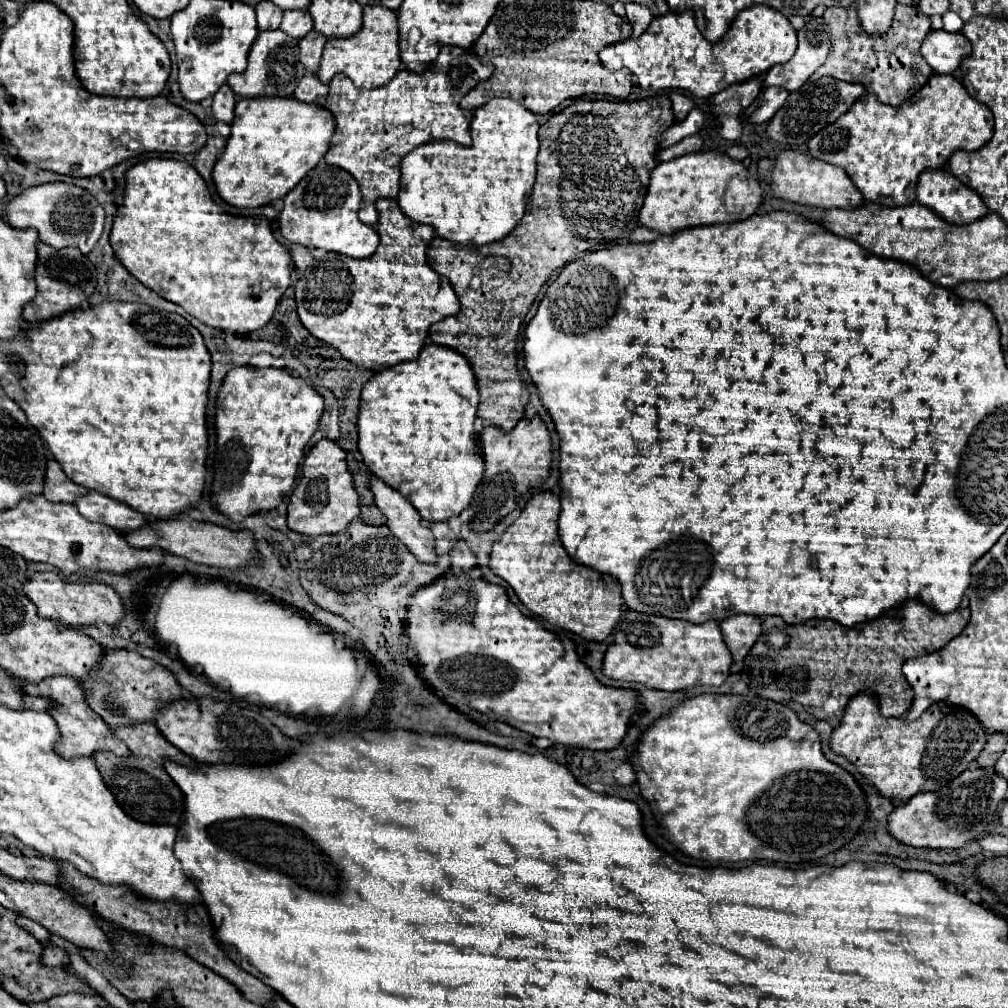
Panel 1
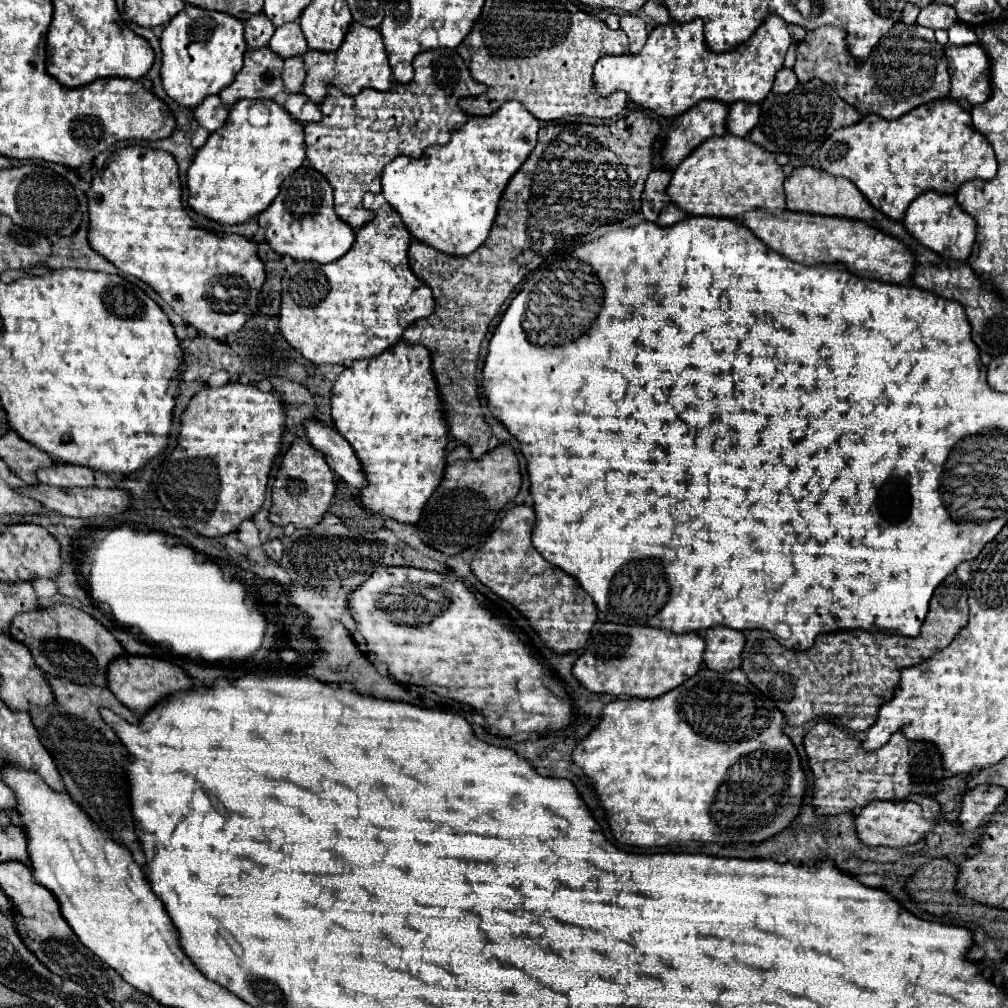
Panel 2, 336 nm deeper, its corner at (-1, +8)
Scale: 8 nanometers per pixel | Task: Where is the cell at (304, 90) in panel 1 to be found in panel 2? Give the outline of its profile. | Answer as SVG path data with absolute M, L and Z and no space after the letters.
M288 95L284 109L292 115L292 119L296 119L298 123L306 125L306 123L314 123L320 121L320 107L316 103L312 103L306 95Z

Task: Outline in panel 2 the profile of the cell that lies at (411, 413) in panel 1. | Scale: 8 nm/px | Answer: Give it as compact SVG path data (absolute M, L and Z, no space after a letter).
M398 341L376 357L354 361L336 377L332 385L330 413L336 431L352 445L366 475L366 485L358 489L356 495L360 505L372 513L396 519L398 523L416 523L426 501L440 485L448 445L448 425L440 419L436 383L432 383L432 371L428 371L428 349Z

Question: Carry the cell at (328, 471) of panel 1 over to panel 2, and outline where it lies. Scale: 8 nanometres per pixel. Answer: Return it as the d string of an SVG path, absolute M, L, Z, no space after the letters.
M296 439L290 445L290 449L284 453L276 479L274 479L272 507L268 515L270 523L280 527L292 523L298 529L314 527L316 523L320 523L320 519L328 511L334 497L334 487L336 487L334 473L324 461L324 457L306 439Z

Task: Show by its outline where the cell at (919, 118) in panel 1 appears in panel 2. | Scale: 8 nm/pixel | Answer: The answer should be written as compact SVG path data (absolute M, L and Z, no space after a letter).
M940 99L936 103L916 107L916 111L910 111L908 115L902 115L894 121L880 119L880 115L866 115L860 123L834 131L828 141L820 147L818 161L826 173L850 179L874 209L882 211L894 221L900 221L908 205L924 191L954 195L966 181L988 181L998 171L992 145L984 141L984 137L974 129L970 115L952 99Z

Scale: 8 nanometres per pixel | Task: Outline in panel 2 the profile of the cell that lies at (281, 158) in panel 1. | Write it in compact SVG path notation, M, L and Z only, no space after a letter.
M242 99L230 109L224 127L210 133L186 173L190 209L222 225L240 225L264 211L278 195L282 181L306 159L302 125L272 101L270 123L252 127L248 123L252 103L252 99Z

